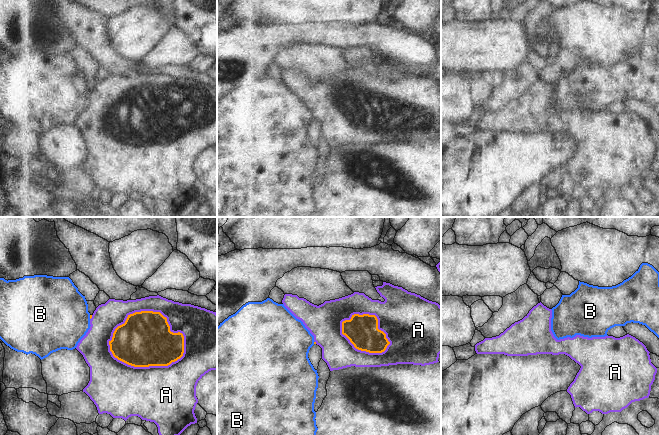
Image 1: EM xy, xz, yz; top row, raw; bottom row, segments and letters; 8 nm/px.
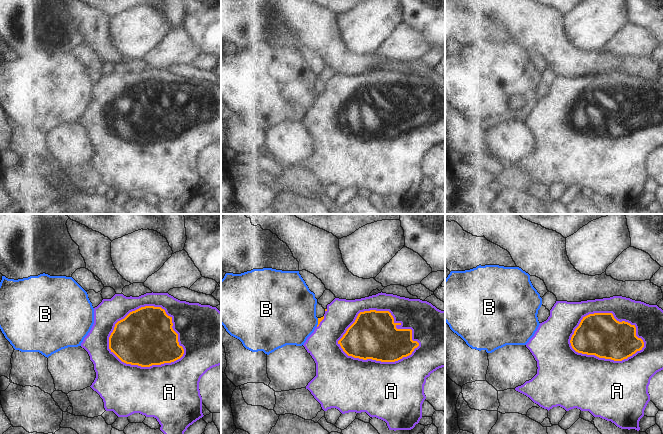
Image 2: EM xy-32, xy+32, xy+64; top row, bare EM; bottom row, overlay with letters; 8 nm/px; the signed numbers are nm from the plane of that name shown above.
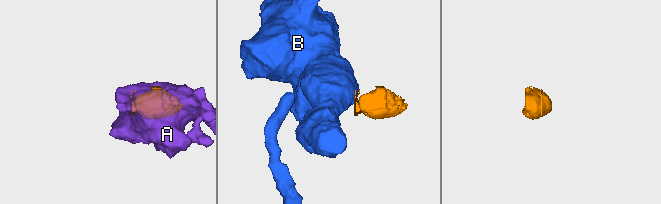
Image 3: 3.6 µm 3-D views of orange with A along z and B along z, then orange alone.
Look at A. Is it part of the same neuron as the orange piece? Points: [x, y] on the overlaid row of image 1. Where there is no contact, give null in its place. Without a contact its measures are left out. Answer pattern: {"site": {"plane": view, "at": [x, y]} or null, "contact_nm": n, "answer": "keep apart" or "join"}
{"site": {"plane": "xy", "at": [154, 365]}, "contact_nm": 600, "answer": "join"}

